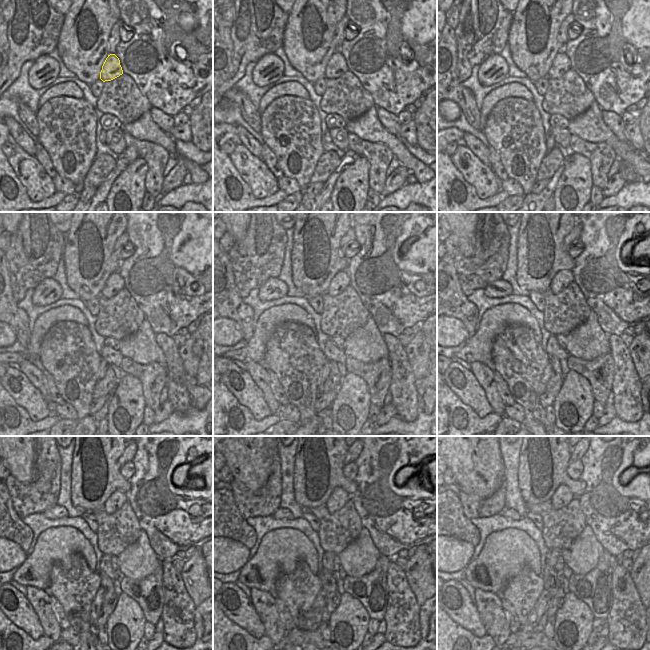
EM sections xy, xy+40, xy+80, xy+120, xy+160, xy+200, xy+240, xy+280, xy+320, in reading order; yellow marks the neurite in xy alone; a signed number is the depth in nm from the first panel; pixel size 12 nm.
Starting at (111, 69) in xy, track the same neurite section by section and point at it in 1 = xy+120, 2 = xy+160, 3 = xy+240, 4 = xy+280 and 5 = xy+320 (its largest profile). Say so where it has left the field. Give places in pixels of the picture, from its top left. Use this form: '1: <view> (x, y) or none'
1: xy+120 (115, 283)
2: xy+160 (341, 280)
3: xy+240 (117, 499)
4: xy+280 (338, 498)
5: xy+320 (562, 496)

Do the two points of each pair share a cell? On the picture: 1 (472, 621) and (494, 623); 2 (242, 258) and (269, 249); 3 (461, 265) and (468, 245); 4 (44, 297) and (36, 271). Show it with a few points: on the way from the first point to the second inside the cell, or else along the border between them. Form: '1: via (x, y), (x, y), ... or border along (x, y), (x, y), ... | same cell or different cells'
1: border along (474, 604), (479, 619), (487, 633) | different cells
2: via (249, 258), (256, 258), (262, 252) | same cell
3: border along (475, 234), (474, 252), (467, 258) | different cells
4: border along (52, 277), (46, 277), (33, 288) | different cells

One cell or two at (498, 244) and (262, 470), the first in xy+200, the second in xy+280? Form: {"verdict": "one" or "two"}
{"verdict": "two"}

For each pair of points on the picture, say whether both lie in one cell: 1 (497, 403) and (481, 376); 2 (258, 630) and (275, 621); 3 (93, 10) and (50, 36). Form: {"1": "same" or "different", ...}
{"1": "same", "2": "different", "3": "different"}

